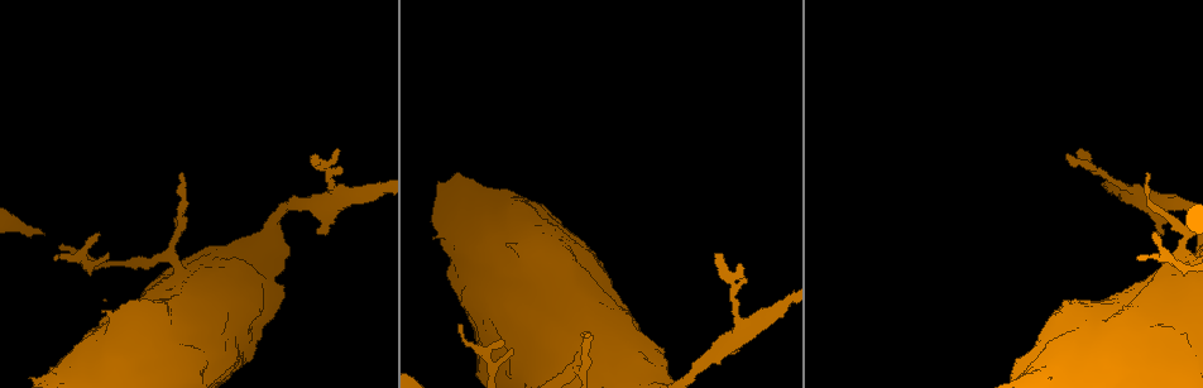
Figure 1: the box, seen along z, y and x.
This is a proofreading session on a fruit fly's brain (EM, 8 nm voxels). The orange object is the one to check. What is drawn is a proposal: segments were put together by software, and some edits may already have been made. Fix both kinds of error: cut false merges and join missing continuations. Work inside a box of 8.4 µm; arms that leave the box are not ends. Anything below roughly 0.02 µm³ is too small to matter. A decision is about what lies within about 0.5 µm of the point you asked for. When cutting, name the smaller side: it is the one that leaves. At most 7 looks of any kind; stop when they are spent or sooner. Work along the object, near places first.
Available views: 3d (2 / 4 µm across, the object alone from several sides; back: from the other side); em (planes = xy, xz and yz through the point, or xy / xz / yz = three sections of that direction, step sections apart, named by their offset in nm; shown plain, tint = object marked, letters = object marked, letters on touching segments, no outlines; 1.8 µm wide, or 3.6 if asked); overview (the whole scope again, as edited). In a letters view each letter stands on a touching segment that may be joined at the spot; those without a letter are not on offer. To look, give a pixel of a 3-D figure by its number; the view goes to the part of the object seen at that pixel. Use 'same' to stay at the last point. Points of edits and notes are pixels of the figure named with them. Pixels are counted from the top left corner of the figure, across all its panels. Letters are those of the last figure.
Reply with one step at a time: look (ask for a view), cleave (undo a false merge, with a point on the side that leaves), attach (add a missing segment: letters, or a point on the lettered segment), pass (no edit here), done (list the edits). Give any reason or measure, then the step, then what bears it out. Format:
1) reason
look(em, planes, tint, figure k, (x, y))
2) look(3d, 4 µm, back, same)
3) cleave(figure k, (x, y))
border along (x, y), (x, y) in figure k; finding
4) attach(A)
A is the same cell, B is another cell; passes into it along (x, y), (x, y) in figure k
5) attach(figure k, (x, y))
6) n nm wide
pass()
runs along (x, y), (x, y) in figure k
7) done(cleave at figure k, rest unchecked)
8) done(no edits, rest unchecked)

sharp bend
look(em, planes, letters, figure 1, (743, 332))

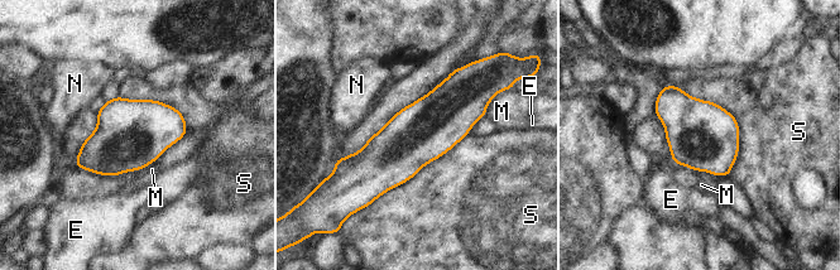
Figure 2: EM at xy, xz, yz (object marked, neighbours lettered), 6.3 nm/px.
pass()
E, M, N and S are other cells; border along (677, 86), (737, 120), (732, 176) in figure 2; all the same neuron

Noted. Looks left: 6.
thin end
look(3d, 2 µm, figure 1, (55, 259))

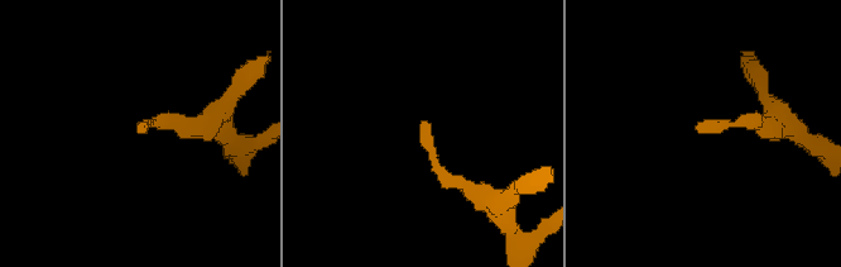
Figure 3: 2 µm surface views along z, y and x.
shape alone is not enough
look(em, xy, step 4, tint, figure 3, (141, 133))

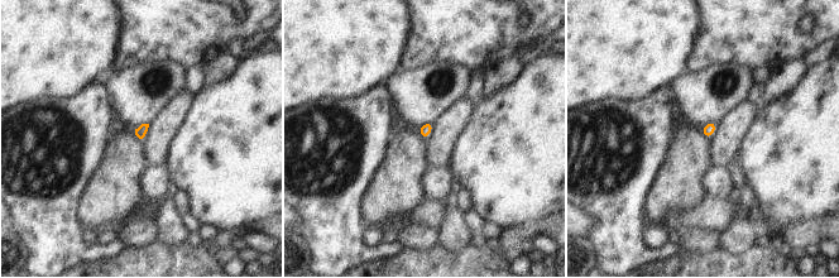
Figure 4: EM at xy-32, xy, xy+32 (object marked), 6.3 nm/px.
another direction
look(em, planes, letters, same)

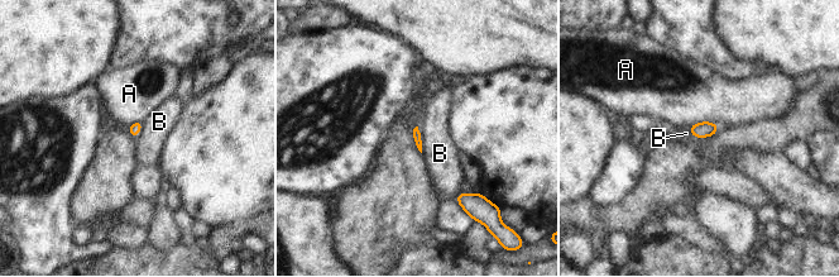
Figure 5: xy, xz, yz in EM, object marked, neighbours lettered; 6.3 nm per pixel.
A touches over 220 nm
pass()
A and B are other cells; none of them fits

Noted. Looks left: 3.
look(em, 3.6 µm, xz, step 4, tint, figure 1, (1167, 277))

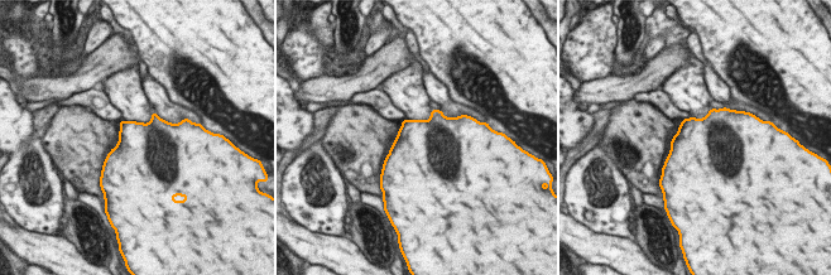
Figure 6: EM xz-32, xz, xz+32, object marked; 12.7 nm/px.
look(em, 3.6 µm, planes, letters, same)

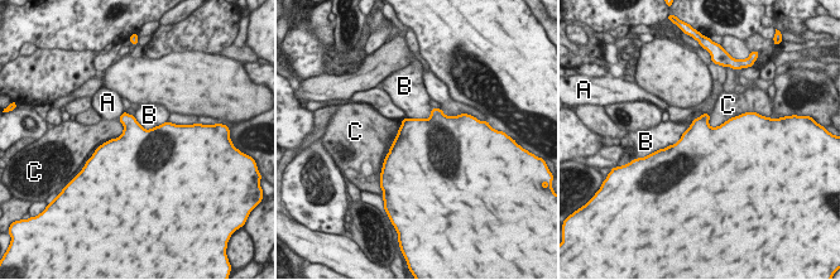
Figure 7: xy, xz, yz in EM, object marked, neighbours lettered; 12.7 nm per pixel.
600 nm wide
pass()
A, B and C are other cells; border along (737, 115), (716, 126), (708, 124) in figure 7; continuous, no second neuron

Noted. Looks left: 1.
done(no edits, rest unchecked)

